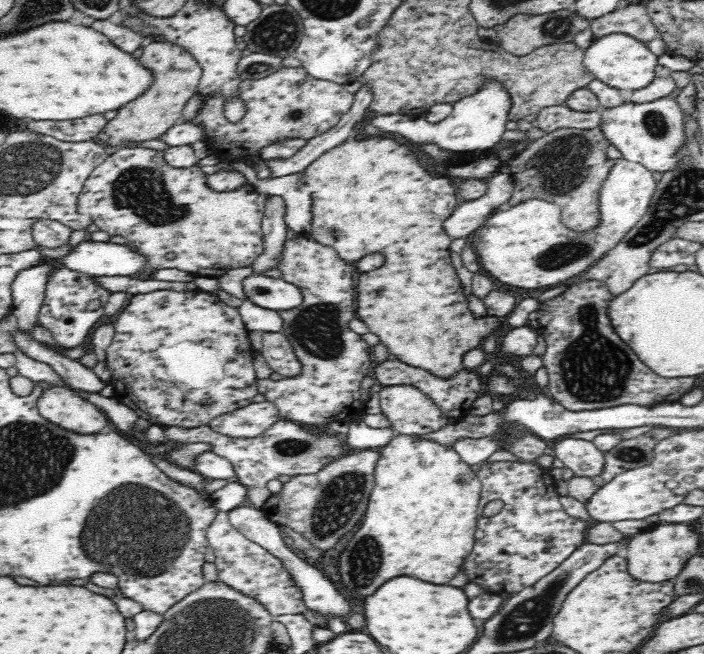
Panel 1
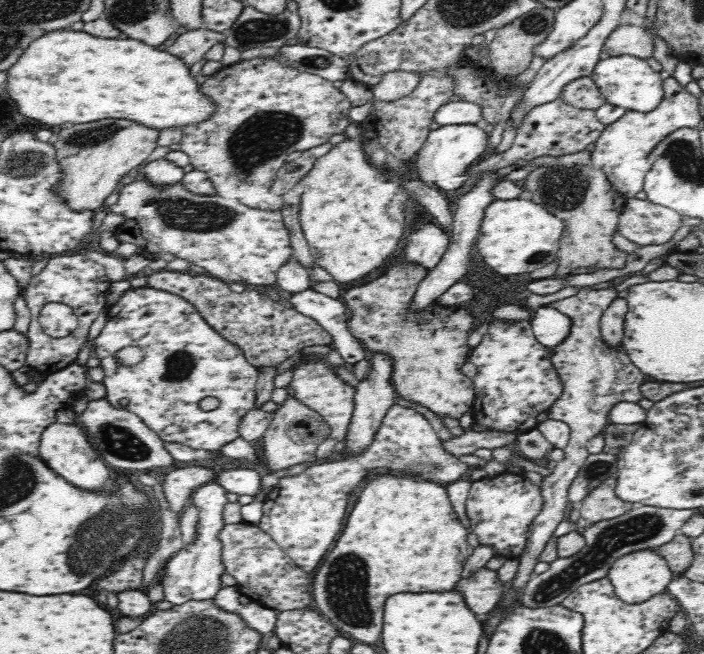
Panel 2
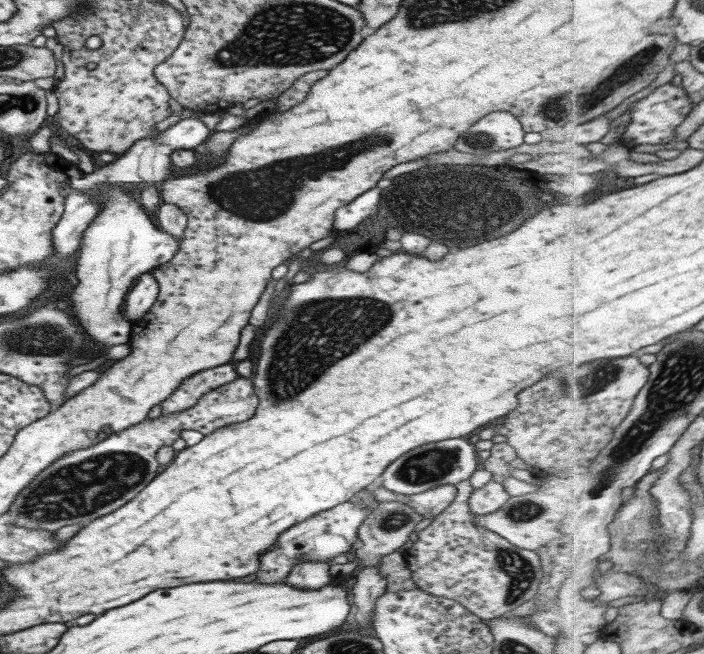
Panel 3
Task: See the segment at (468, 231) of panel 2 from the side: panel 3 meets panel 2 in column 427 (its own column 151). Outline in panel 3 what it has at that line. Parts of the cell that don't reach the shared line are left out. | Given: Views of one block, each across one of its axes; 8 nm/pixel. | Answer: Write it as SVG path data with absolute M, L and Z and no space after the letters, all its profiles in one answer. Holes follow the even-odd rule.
M150 272L141 274L125 293L125 318L131 323L141 320L143 314L154 304L157 293L158 285L153 281Z

